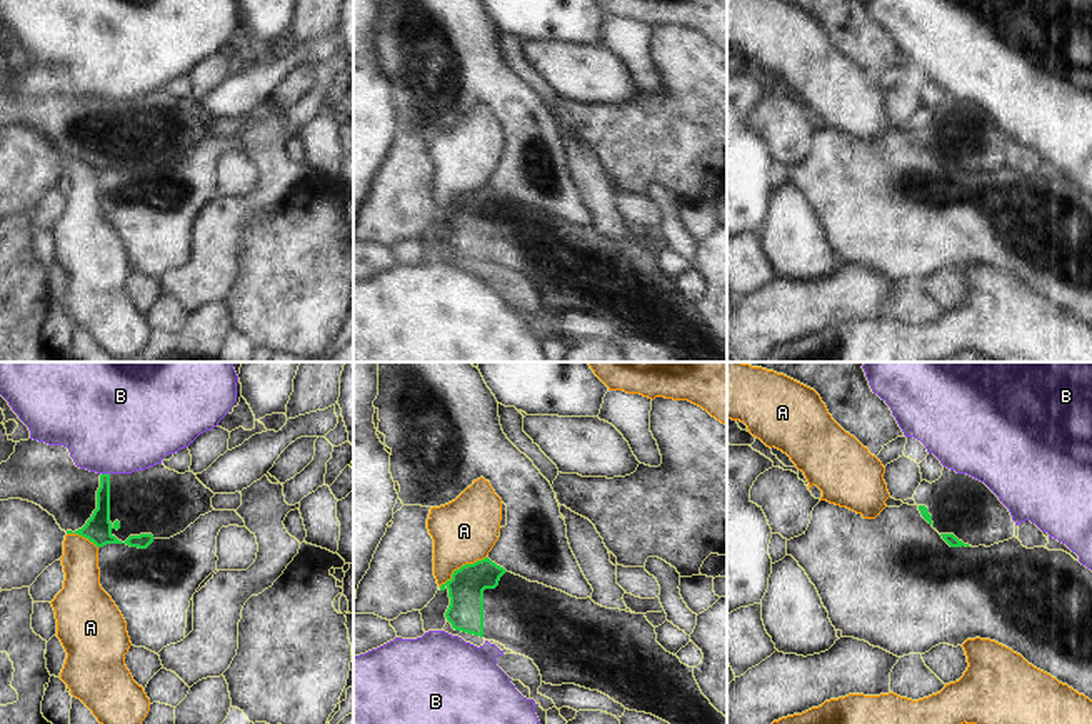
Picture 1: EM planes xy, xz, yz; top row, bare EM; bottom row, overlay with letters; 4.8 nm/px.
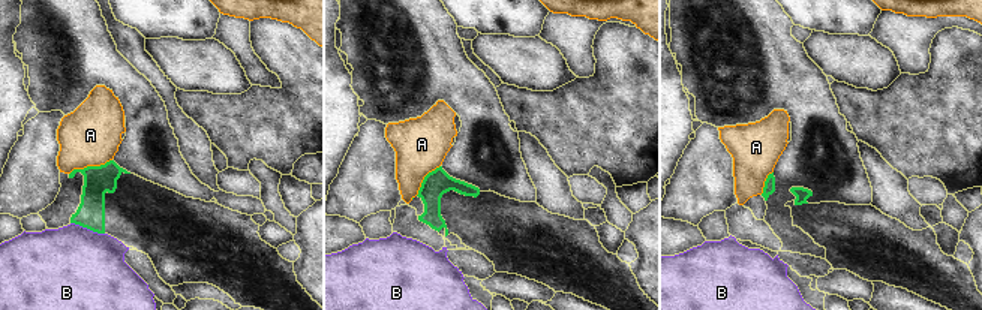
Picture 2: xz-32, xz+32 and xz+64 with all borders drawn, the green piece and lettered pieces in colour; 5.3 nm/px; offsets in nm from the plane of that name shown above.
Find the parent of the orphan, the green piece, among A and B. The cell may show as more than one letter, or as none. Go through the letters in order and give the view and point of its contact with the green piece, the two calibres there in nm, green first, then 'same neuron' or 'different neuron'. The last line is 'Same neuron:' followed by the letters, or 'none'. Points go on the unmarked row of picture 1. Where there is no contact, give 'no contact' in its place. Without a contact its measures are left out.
A: contact xz (462, 192); calibres 180 and 320 nm; different neuron
B: contact xy (107, 100); calibres 110 and 480 nm; different neuron
Same neuron: none

